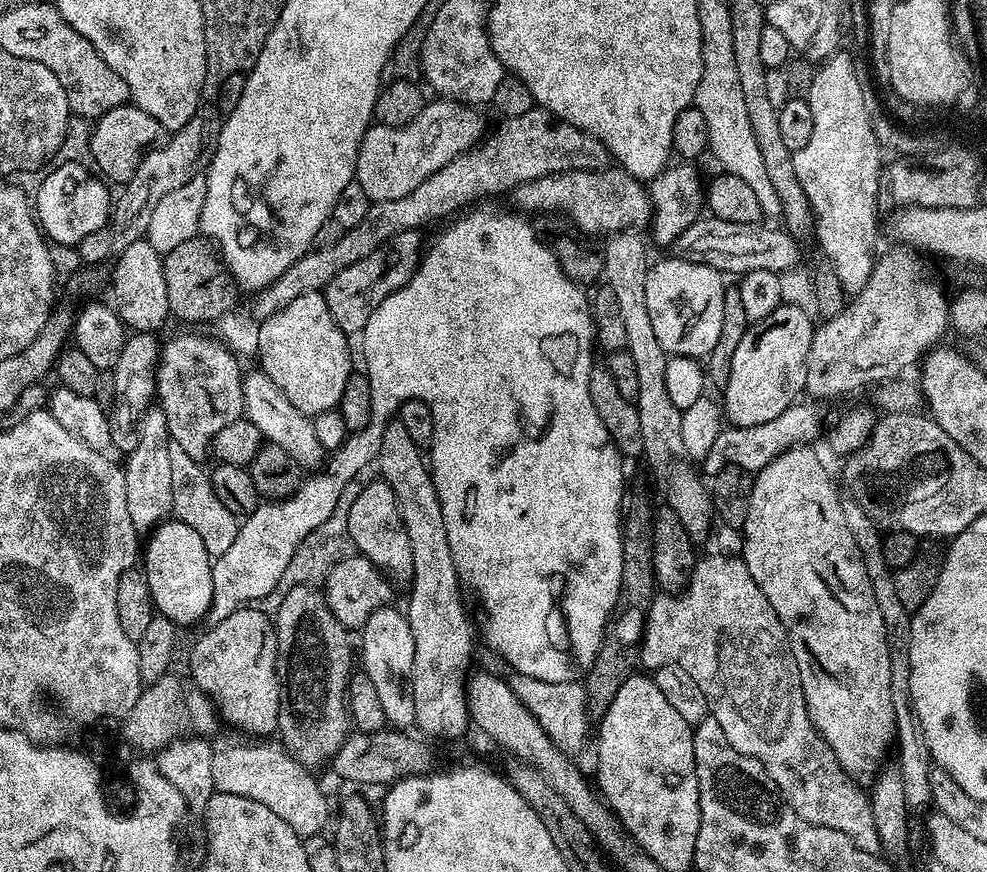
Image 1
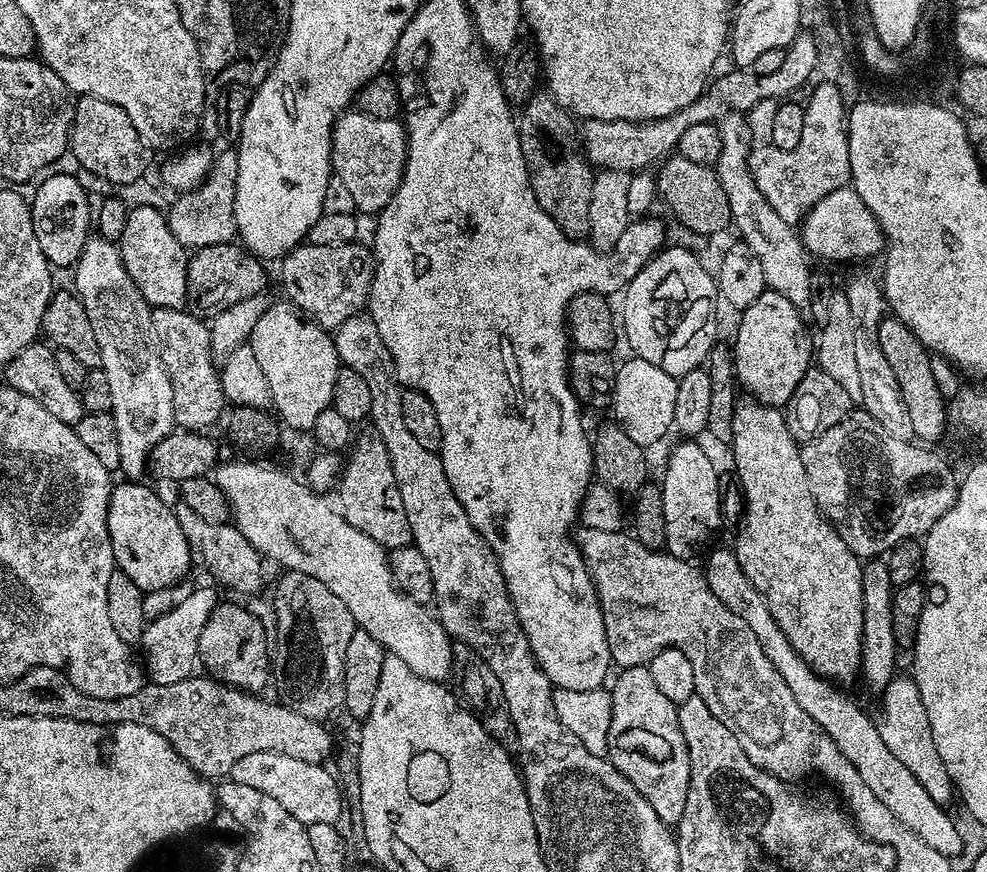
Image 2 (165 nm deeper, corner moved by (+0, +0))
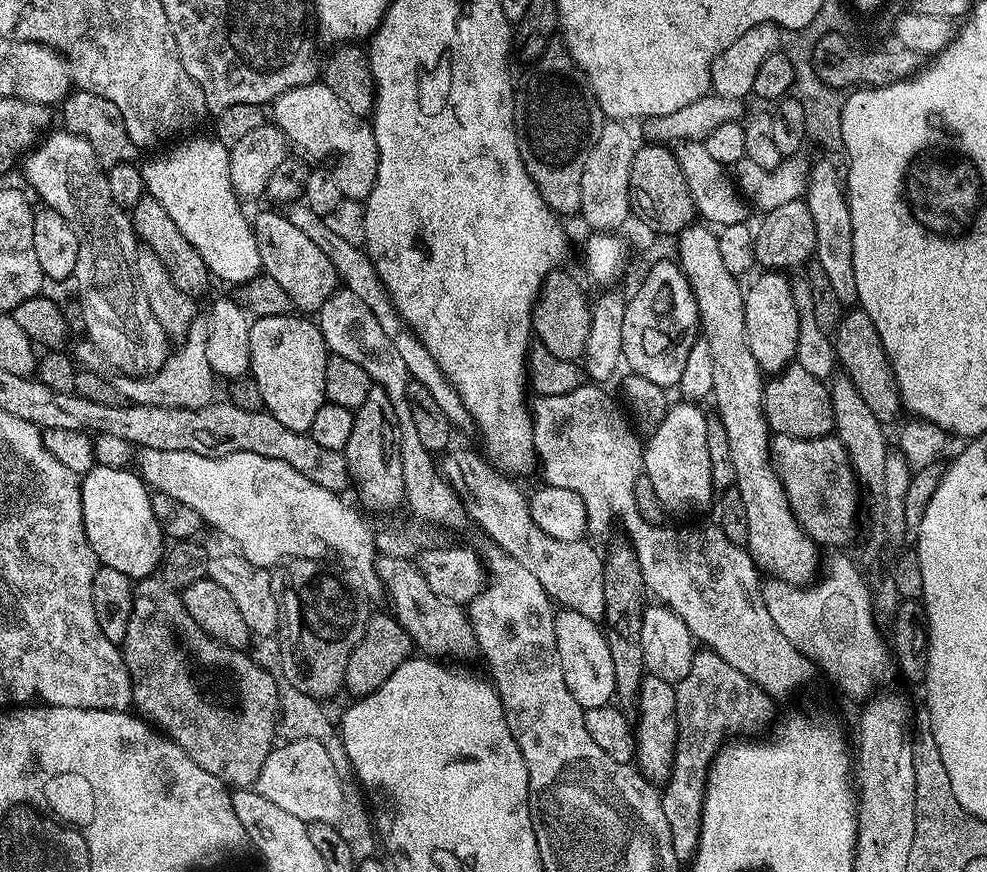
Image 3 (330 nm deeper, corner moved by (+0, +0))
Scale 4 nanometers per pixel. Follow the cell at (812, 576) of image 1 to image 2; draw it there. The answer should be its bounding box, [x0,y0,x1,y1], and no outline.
[732,398,864,686]

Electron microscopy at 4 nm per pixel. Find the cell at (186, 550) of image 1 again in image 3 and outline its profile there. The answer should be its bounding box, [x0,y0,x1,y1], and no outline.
[80,464,166,582]

